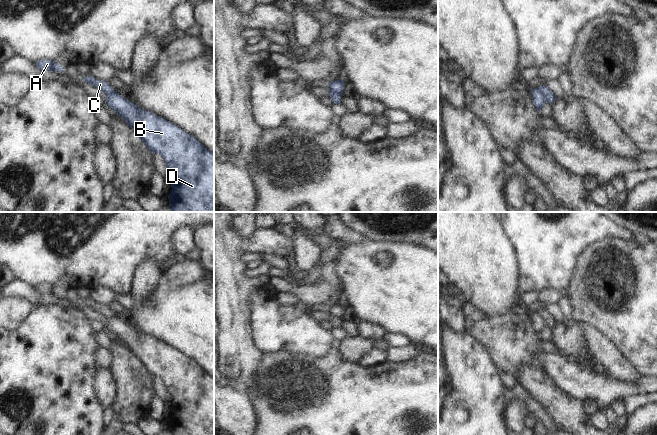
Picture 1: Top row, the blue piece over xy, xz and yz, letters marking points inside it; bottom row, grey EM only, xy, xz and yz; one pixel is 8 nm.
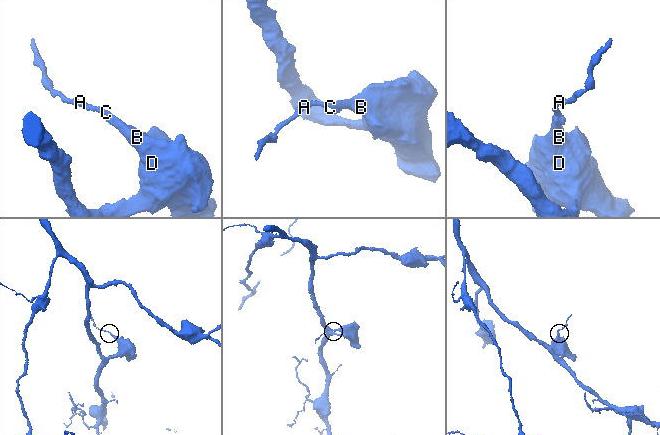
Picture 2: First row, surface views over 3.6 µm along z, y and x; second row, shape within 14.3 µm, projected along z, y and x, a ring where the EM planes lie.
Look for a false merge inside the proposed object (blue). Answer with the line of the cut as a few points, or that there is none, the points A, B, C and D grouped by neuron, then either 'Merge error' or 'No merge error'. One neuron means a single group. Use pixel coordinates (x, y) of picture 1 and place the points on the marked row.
Split along xz (328, 89), (341, 96). Groups: A C / B D. Merge error.

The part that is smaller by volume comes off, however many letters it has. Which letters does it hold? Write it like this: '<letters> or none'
A, C

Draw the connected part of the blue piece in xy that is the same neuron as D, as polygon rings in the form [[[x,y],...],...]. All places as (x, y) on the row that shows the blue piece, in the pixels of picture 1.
[[[113,91],[106,103],[138,134],[152,153],[159,153],[170,171],[171,191],[168,196],[171,212],[214,212],[214,153],[195,137],[171,122],[138,107]]]

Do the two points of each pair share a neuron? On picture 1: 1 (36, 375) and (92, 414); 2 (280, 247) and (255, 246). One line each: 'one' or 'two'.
1: one
2: one

